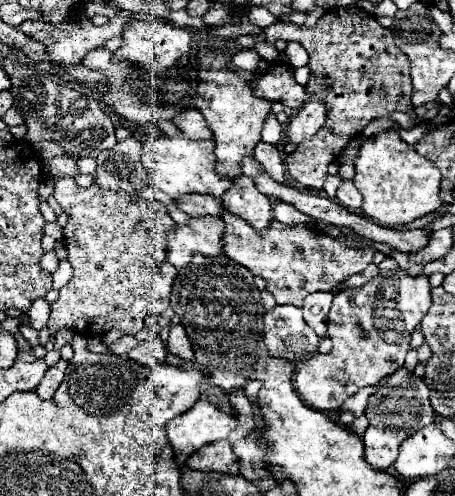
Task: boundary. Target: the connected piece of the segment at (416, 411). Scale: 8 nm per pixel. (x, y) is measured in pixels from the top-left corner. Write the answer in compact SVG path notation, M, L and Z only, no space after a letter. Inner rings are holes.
M404 366L396 372L392 372L388 376L388 382L382 386L376 386L376 392L370 394L368 398L368 420L370 420L370 428L388 428L388 444L384 444L384 448L380 448L380 444L372 444L372 432L364 432L364 436L368 436L368 440L362 440L366 446L366 462L370 462L374 468L388 468L394 464L398 452L400 452L400 444L412 436L412 432L428 426L434 422L434 408L430 404L428 386L424 382L414 382L420 380L416 378L410 370L406 370ZM392 378L408 378L408 386L394 386Z

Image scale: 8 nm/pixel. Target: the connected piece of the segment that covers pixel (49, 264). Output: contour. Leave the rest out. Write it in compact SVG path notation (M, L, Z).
M46 252L46 254L42 256L42 260L40 260L40 266L42 266L42 270L44 270L44 272L54 274L54 272L56 272L56 268L58 268L56 252Z

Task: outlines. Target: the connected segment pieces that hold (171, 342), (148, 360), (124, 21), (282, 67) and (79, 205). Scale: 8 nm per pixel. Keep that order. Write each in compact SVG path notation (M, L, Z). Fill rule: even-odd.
M176 324L170 328L170 336L168 336L168 350L184 360L192 360L194 356L194 350L192 350L192 344L184 332L184 326L182 324Z
M146 340L146 342L140 342L136 348L132 348L132 352L128 352L128 358L148 366L158 366L158 364L164 364L166 360L166 346L162 344L162 340L158 342Z
M114 16L114 18L108 18L108 24L104 24L104 26L94 26L88 18L82 18L82 20L72 18L72 20L66 20L64 24L48 24L44 20L26 20L18 26L18 30L30 38L42 42L46 46L52 62L56 62L56 64L80 64L80 60L86 56L86 52L90 52L98 46L104 46L104 42L110 38L120 38L124 28L128 24L132 24L134 20L136 20L134 16Z
M276 64L256 82L252 82L254 94L268 98L270 102L282 102L290 108L300 108L310 100L306 88L294 80L294 70L288 64Z
M56 178L54 182L54 198L68 214L64 244L68 250L68 260L74 268L74 276L64 288L60 288L58 300L51 305L48 322L50 334L54 336L60 328L72 328L88 336L100 336L112 328L120 330L120 326L124 326L126 334L136 334L170 306L172 284L178 272L172 264L168 264L166 248L168 230L174 228L174 220L164 206L158 206L158 202L130 200L130 196L100 188L96 184L80 188L74 178Z

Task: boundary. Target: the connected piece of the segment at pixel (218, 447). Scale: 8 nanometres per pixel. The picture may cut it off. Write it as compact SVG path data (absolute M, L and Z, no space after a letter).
M220 440L216 444L208 444L208 446L196 450L188 458L186 466L192 470L200 470L200 472L238 474L238 460L236 460L228 440Z

